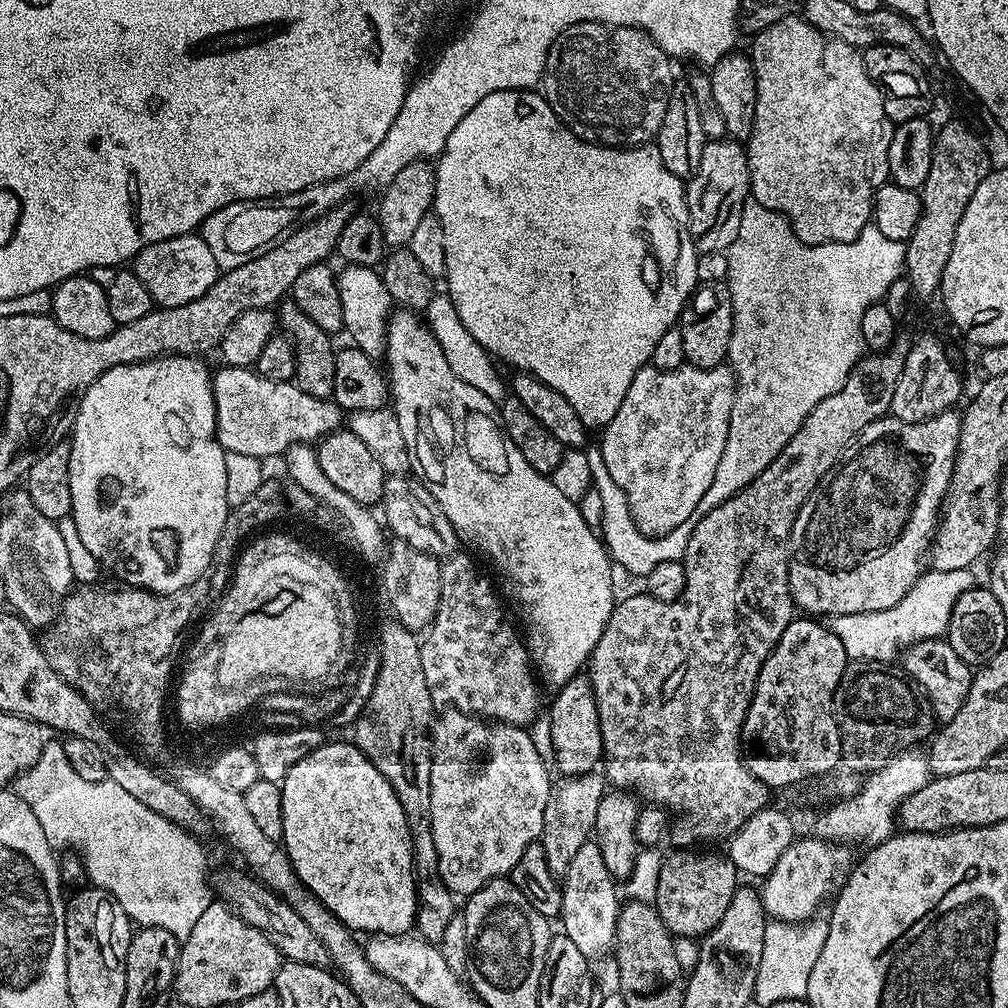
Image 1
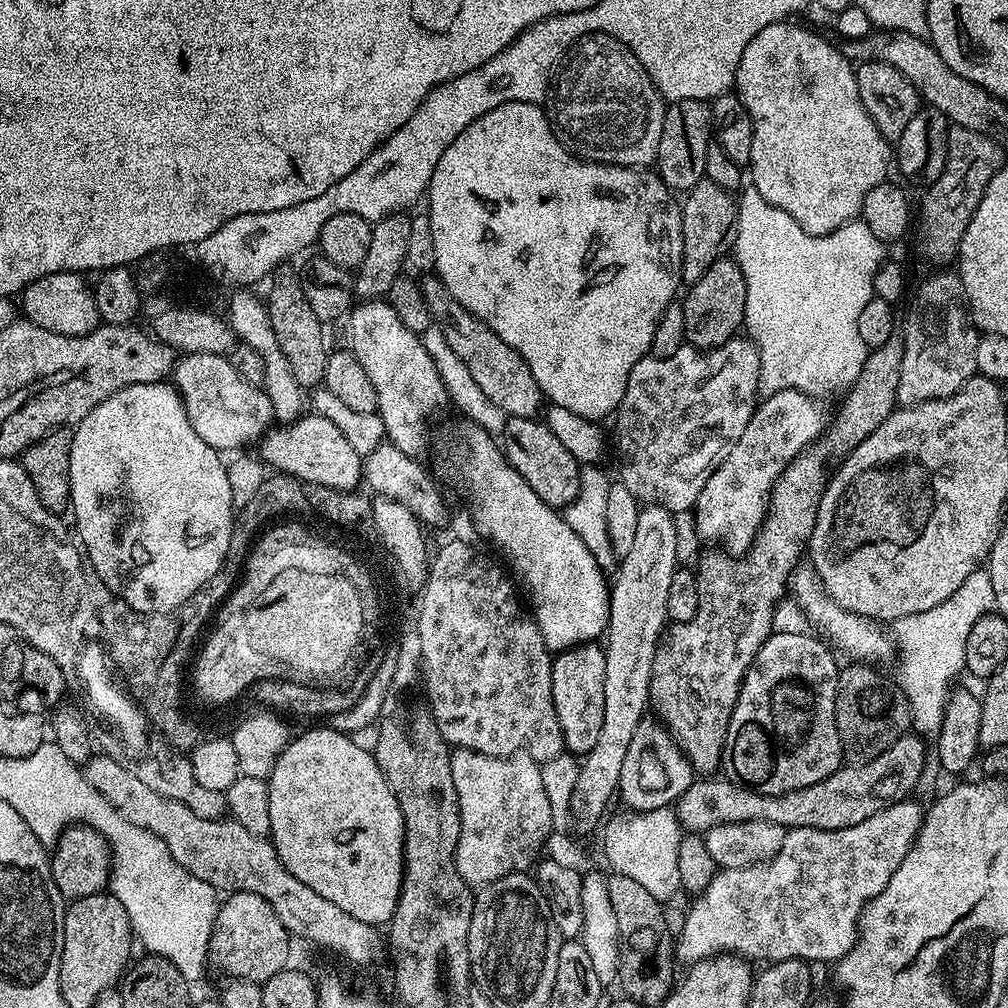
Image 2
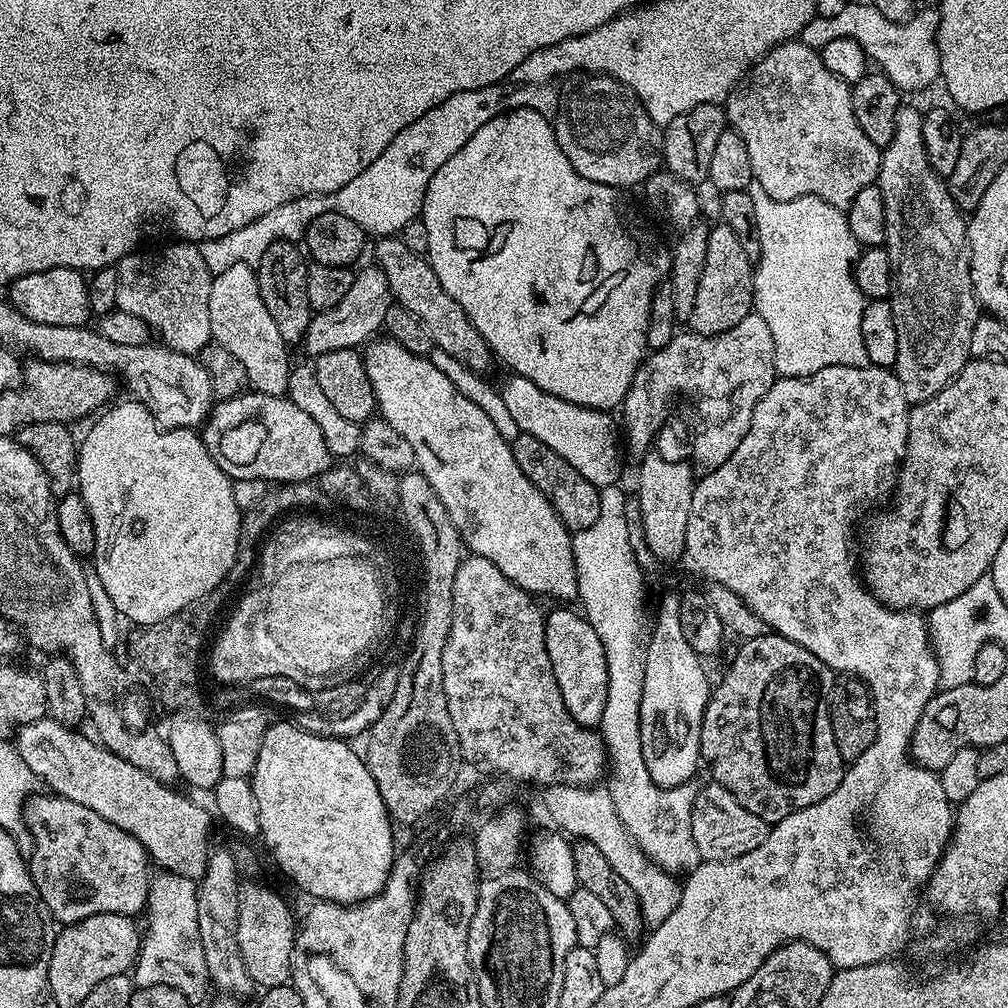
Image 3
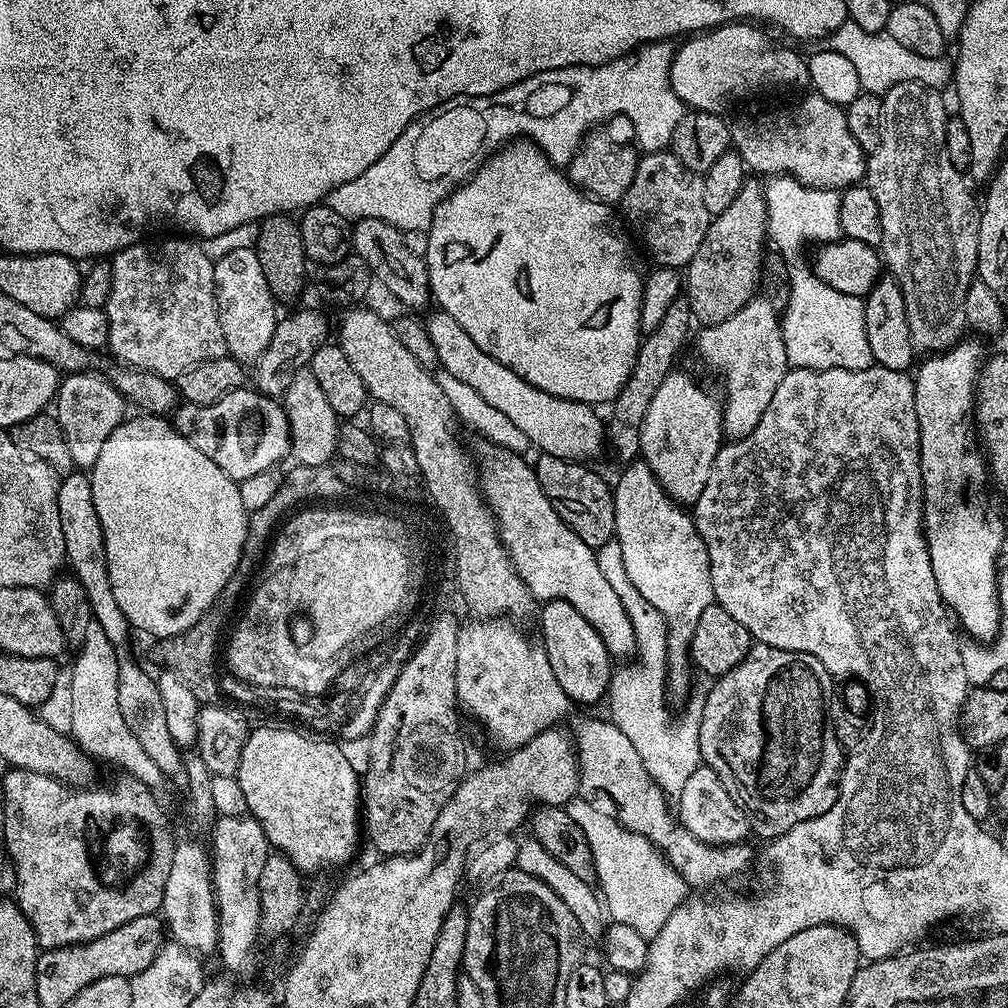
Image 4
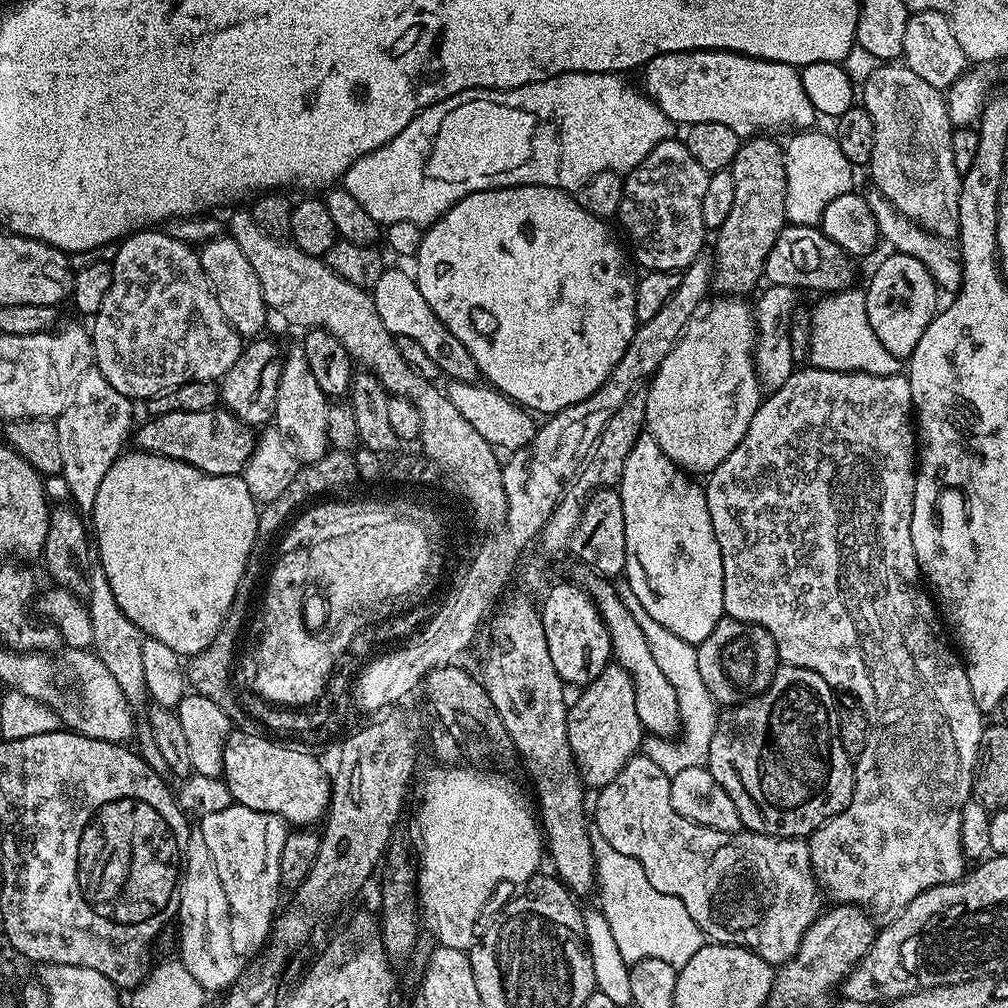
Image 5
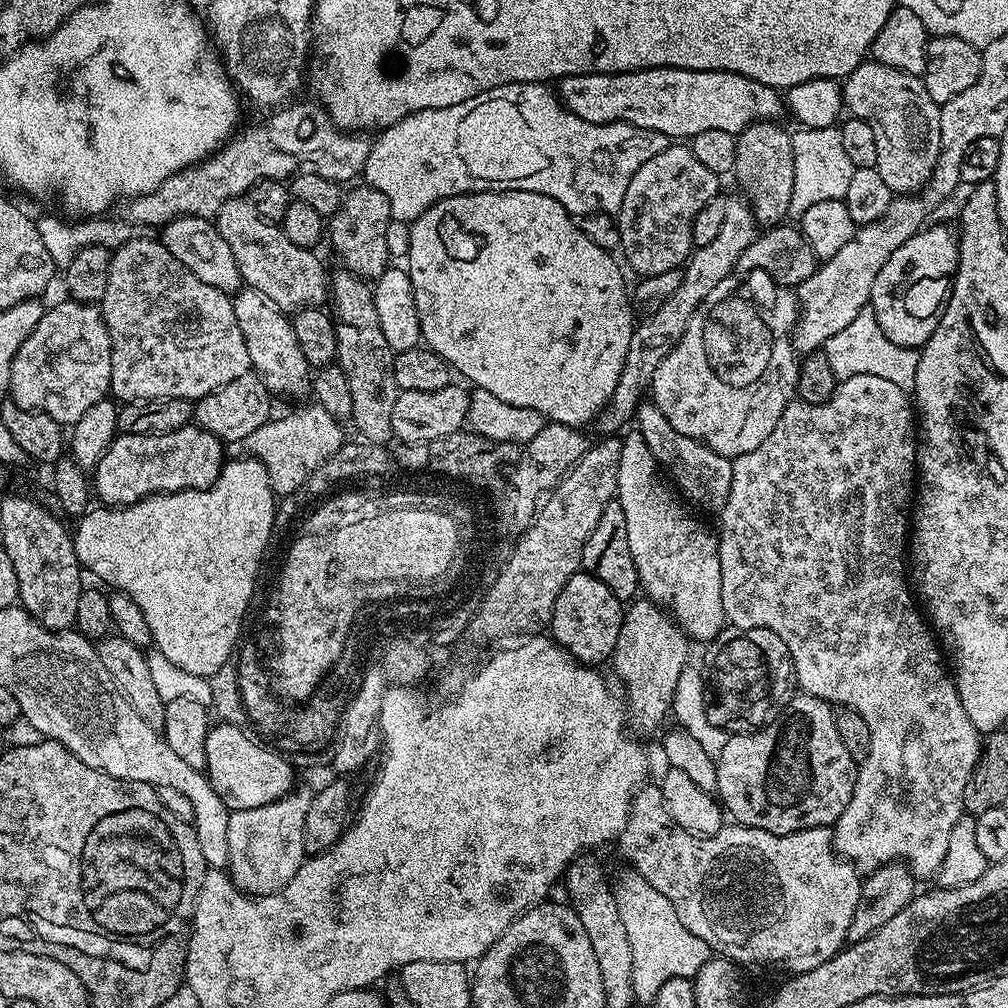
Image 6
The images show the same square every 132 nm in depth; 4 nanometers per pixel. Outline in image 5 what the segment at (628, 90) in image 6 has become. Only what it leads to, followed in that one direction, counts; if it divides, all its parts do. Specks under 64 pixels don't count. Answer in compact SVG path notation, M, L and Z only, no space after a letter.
M711 48L710 50L694 50L693 52L671 52L670 54L658 54L658 58L654 58L650 63L644 65L642 69L644 75L644 84L642 83L642 91L648 99L660 107L662 114L666 114L671 118L673 125L691 126L701 124L702 122L722 122L722 126L730 126L730 130L734 130L734 134L738 134L741 138L756 138L761 134L776 134L772 132L797 133L813 127L812 124L818 120L818 113L814 105L811 104L810 98L807 97L806 89L801 80L801 69L792 68L789 64L780 62L770 62L769 60L759 60L758 58L750 58L743 56L737 52L719 52Z

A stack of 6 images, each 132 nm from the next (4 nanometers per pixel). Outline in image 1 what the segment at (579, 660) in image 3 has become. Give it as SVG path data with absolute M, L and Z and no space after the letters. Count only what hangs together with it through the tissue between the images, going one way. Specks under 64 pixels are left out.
M587 675L570 678L566 686L555 689L552 709L546 712L550 722L550 742L554 742L554 758L551 763L560 776L581 776L597 771L604 759L602 730L598 722L598 706L594 702L594 690Z

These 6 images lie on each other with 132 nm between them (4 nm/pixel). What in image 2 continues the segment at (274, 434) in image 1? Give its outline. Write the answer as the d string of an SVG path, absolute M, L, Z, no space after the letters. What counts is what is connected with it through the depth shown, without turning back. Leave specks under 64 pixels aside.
M189 352L181 355L173 367L170 380L182 398L184 409L190 418L190 426L194 426L194 430L198 434L198 438L202 438L202 442L206 442L214 449L247 449L244 448L247 444L255 445L264 433L273 427L272 403L263 387L246 382L246 378L242 378L242 374L238 374L238 370L227 355L219 356L201 352Z

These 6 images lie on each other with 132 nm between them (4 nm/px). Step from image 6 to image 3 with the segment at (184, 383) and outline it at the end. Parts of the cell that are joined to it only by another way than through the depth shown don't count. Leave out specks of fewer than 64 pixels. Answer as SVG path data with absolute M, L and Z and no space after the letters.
M168 242L165 248L156 248L153 252L137 250L123 256L115 265L118 274L117 309L126 314L134 314L134 318L142 318L153 333L161 336L163 347L173 352L199 354L203 348L213 343L210 330L210 286L214 273L208 269L208 263L202 259L199 247L192 242Z

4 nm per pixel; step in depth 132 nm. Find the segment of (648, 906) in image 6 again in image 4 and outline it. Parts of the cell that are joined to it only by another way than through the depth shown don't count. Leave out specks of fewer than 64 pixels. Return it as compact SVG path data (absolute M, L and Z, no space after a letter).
M573 798L566 805L567 812L574 818L578 826L582 828L587 842L590 844L590 853L593 855L594 866L596 867L596 881L599 891L602 893L602 903L607 915L613 921L622 926L630 926L638 930L645 938L651 938L666 926L666 920L678 910L678 906L689 899L690 889L688 883L682 878L678 870L666 859L664 855L652 845L642 834L634 834L626 826L622 826L619 820L611 811L603 812L592 804L587 804L581 798Z

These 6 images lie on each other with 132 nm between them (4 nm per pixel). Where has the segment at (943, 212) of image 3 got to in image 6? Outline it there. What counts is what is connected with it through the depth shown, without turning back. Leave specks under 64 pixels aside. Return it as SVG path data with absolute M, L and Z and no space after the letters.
M865 62L843 77L842 89L844 108L855 119L870 122L870 130L874 130L874 139L878 145L876 169L878 174L882 174L882 182L890 186L893 194L919 193L932 177L940 153L940 105L932 101L930 94L926 94L923 79L885 64Z

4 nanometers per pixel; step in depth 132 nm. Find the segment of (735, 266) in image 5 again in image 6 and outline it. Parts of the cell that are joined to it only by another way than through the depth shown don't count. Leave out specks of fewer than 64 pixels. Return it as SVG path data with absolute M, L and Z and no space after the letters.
M760 120L751 124L736 137L736 167L734 177L752 205L756 223L760 226L776 226L788 216L790 194L794 194L794 146L793 133L775 120Z

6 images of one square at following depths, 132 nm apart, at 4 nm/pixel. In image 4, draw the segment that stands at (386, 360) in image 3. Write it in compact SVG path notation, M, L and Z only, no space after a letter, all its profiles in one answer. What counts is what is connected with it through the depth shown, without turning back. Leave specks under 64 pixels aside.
M487 442L481 445L474 452L474 460L478 465L478 491L496 518L500 540L507 548L514 570L522 578L529 594L540 602L570 602L570 606L574 606L574 610L578 610L578 614L582 614L582 618L586 618L586 622L590 622L590 626L598 630L609 656L619 658L628 656L631 652L633 655L637 651L636 635L626 606L622 606L622 598L614 594L614 586L610 586L608 579L603 576L594 549L586 546L586 542L582 542L582 538L578 538L578 534L574 534L574 530L570 530L566 522L562 522L562 518L554 510L552 500L546 498L542 486L538 486L535 467L529 461L527 464L525 457L519 452L511 452Z

